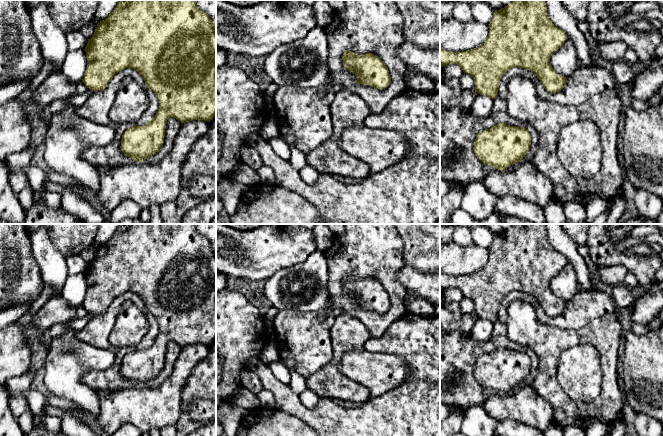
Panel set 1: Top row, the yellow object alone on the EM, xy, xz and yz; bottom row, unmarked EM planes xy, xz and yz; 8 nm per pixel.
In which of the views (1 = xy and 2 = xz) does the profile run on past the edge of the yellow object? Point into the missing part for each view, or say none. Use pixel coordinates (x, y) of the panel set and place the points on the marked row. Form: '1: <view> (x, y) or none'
1: none
2: none

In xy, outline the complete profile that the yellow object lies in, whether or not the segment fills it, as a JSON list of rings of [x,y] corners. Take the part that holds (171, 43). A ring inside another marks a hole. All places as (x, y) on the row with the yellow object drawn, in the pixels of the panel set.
[[[121,0],[114,11],[105,19],[98,22],[93,36],[88,39],[85,47],[87,67],[82,82],[92,91],[105,89],[113,76],[125,68],[135,69],[145,81],[145,86],[152,90],[158,97],[159,109],[153,119],[144,126],[132,126],[128,128],[121,139],[121,151],[133,161],[144,162],[159,151],[164,143],[167,120],[174,117],[181,123],[192,120],[204,120],[210,122],[216,116],[216,31],[215,23],[209,15],[198,8],[196,0]]]

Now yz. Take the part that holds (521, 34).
[[[514,0],[495,11],[488,37],[481,46],[461,52],[450,52],[440,46],[440,66],[459,65],[473,77],[475,91],[492,99],[498,95],[501,76],[513,67],[533,72],[548,92],[556,93],[565,87],[567,78],[552,68],[550,58],[567,39],[565,32],[549,19],[545,0]]]

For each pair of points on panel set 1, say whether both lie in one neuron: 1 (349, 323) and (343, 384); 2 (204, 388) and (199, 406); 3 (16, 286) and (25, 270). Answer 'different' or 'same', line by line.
1: same
2: different
3: same

